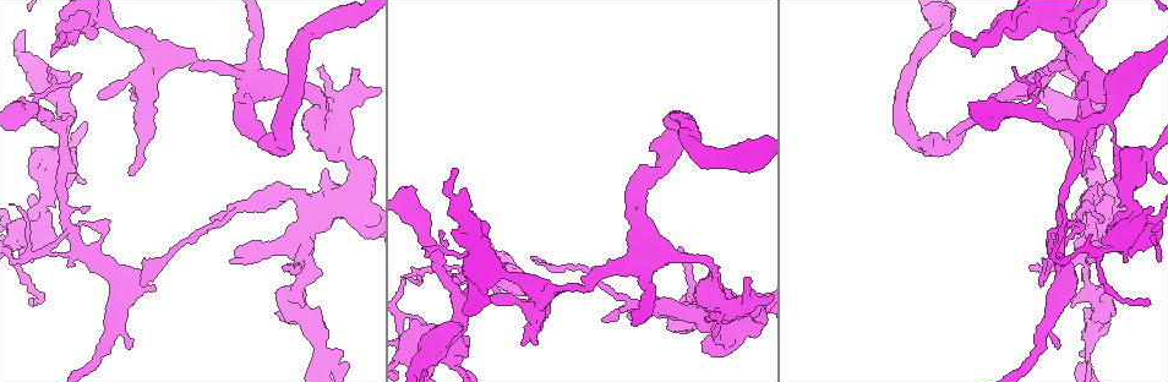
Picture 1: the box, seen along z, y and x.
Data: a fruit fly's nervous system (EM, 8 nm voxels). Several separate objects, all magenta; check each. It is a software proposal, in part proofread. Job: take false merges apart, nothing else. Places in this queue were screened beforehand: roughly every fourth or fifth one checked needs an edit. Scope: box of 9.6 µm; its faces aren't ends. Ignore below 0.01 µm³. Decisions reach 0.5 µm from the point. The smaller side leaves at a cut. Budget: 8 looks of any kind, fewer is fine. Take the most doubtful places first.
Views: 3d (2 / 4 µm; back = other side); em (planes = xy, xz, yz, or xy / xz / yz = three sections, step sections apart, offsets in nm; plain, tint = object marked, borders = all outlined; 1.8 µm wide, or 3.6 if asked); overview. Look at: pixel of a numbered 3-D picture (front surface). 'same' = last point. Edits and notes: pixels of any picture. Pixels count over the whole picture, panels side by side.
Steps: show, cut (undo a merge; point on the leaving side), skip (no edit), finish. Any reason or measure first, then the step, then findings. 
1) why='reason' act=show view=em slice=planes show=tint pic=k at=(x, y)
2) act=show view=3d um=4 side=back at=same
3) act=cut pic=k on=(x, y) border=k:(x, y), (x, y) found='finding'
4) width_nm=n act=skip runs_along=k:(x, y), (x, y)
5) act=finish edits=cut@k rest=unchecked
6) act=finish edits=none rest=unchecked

why='sudden change in width' act=show view=em slice=xz step=4 show=tint pic=1 at=(34, 213)

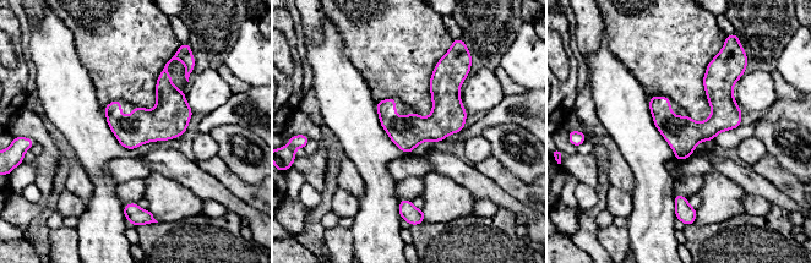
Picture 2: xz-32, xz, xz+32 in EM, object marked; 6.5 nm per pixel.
act=skip runs_along=2:(731, 76), (722, 113), (679, 157) found='all the same cell'

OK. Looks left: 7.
why='sharp bend' act=show view=3d um=2 pic=1 at=(642, 257)

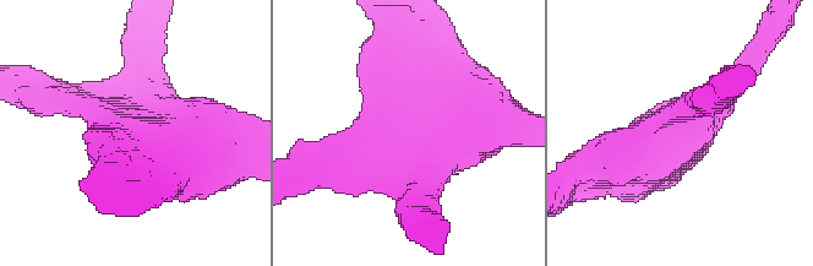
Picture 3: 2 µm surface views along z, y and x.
why='shape alone is not enough' act=show view=em slice=planes show=tint pic=3 at=(419, 130)

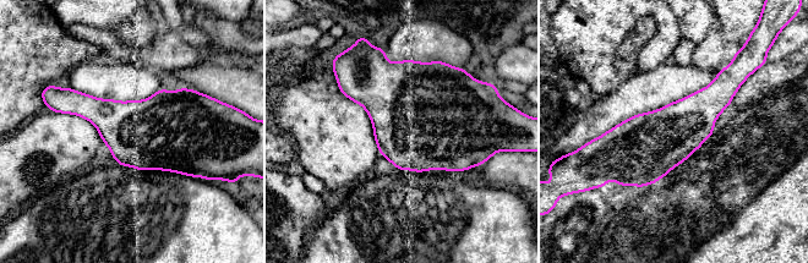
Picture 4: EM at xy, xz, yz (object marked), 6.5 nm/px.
act=skip found='all the same cell'

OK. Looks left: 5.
why='thick turns thin' act=show view=em slice=planes show=tint pic=1 at=(1093, 79)

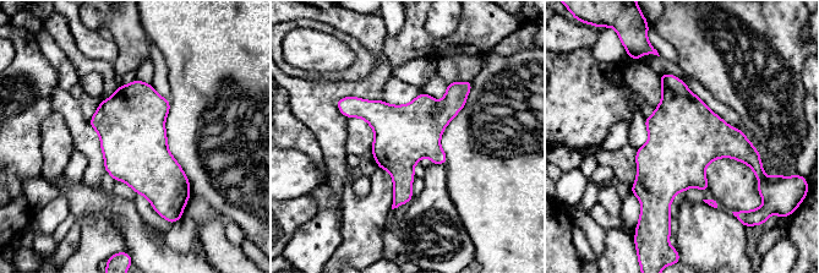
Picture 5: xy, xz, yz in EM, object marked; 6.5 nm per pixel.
width_nm=380 act=skip found='one cell here'

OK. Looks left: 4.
why='sudden change in width' act=show view=3d um=4 pic=1 at=(473, 230)

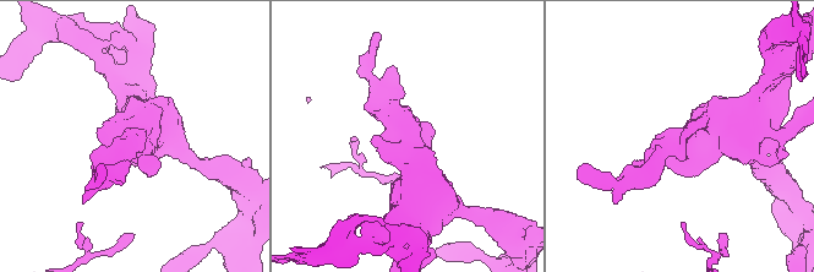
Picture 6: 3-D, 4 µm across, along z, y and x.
why='need the tissue' act=show view=em slice=planes show=borders pic=6 at=(135, 135)

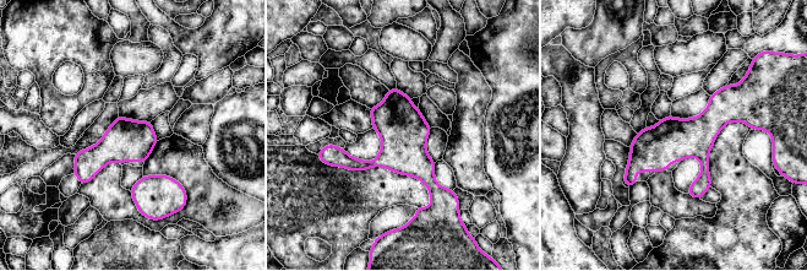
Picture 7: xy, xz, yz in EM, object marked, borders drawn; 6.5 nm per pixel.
act=skip runs_along=7:(750, 120), (718, 114), (627, 179) found='all the same cell'

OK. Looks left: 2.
act=finish edits=none rest=unchecked

